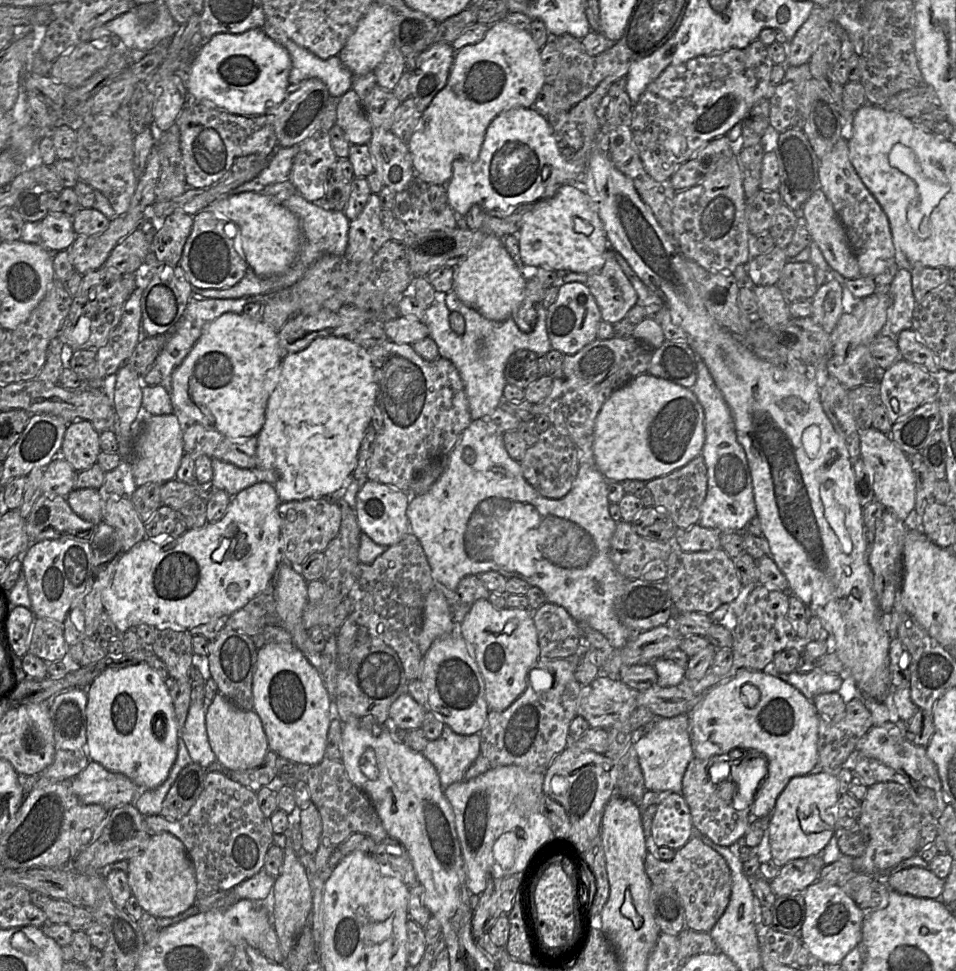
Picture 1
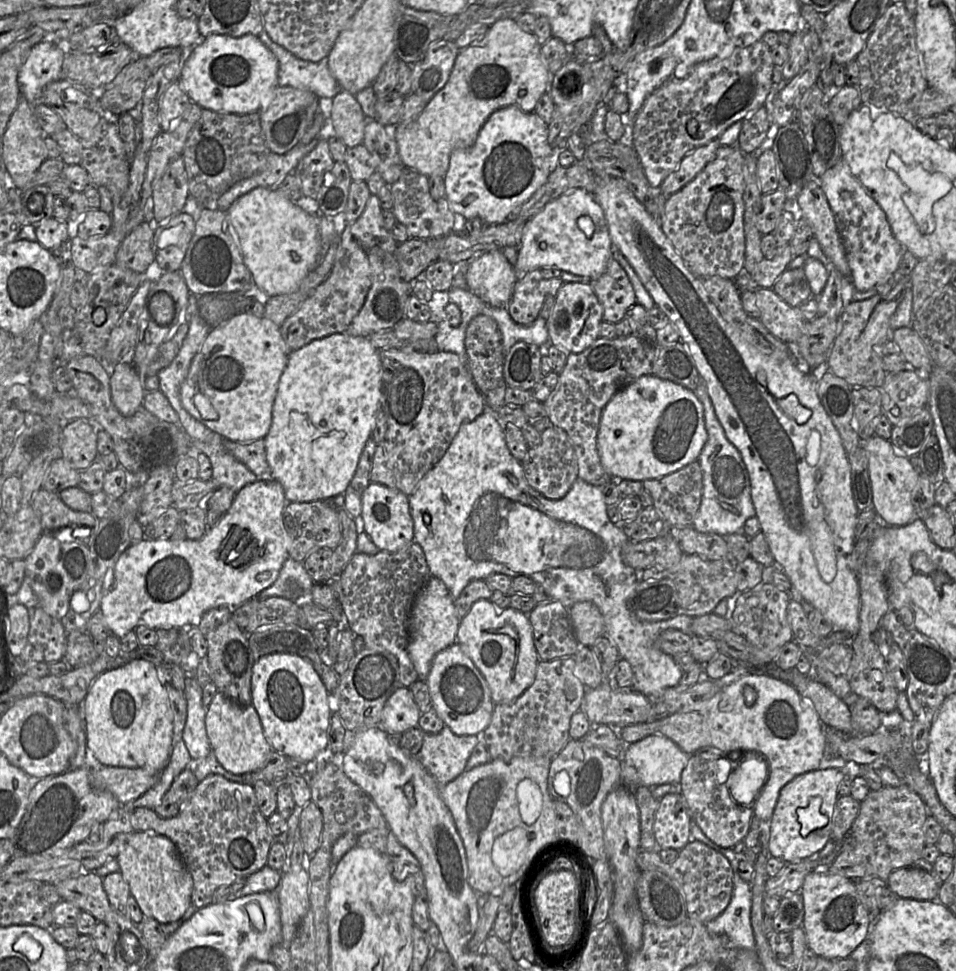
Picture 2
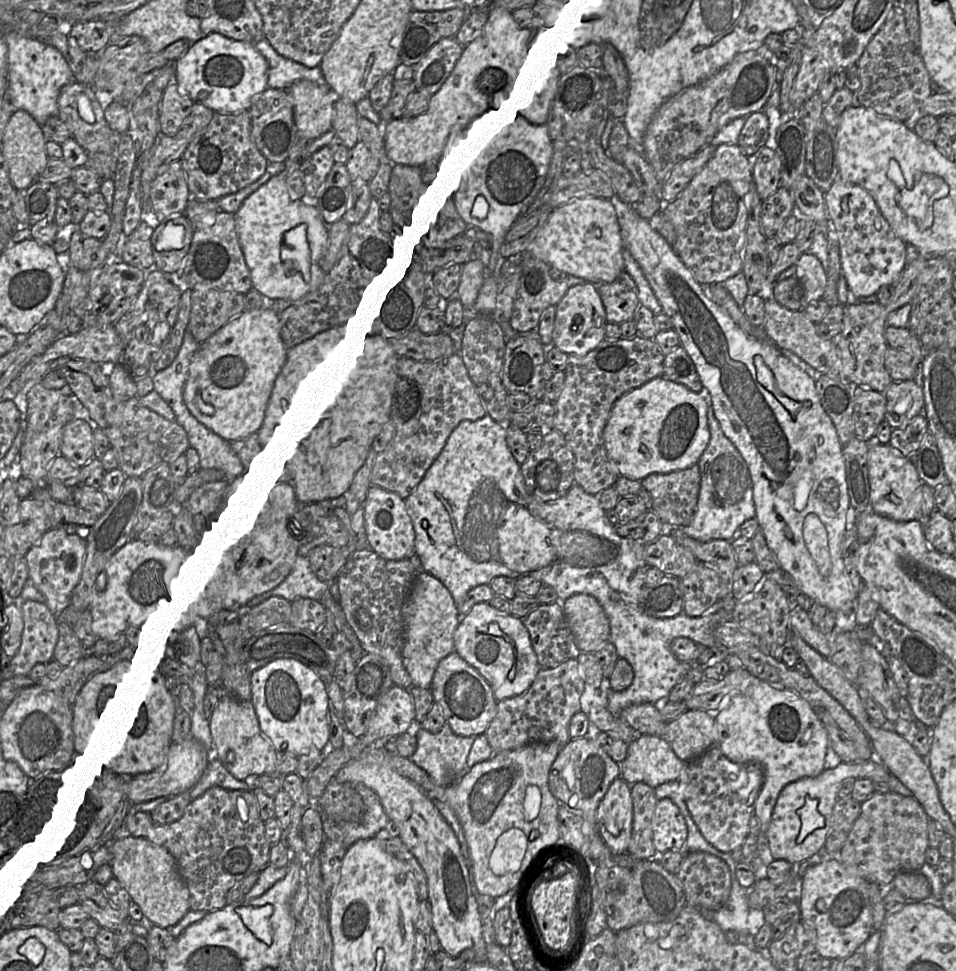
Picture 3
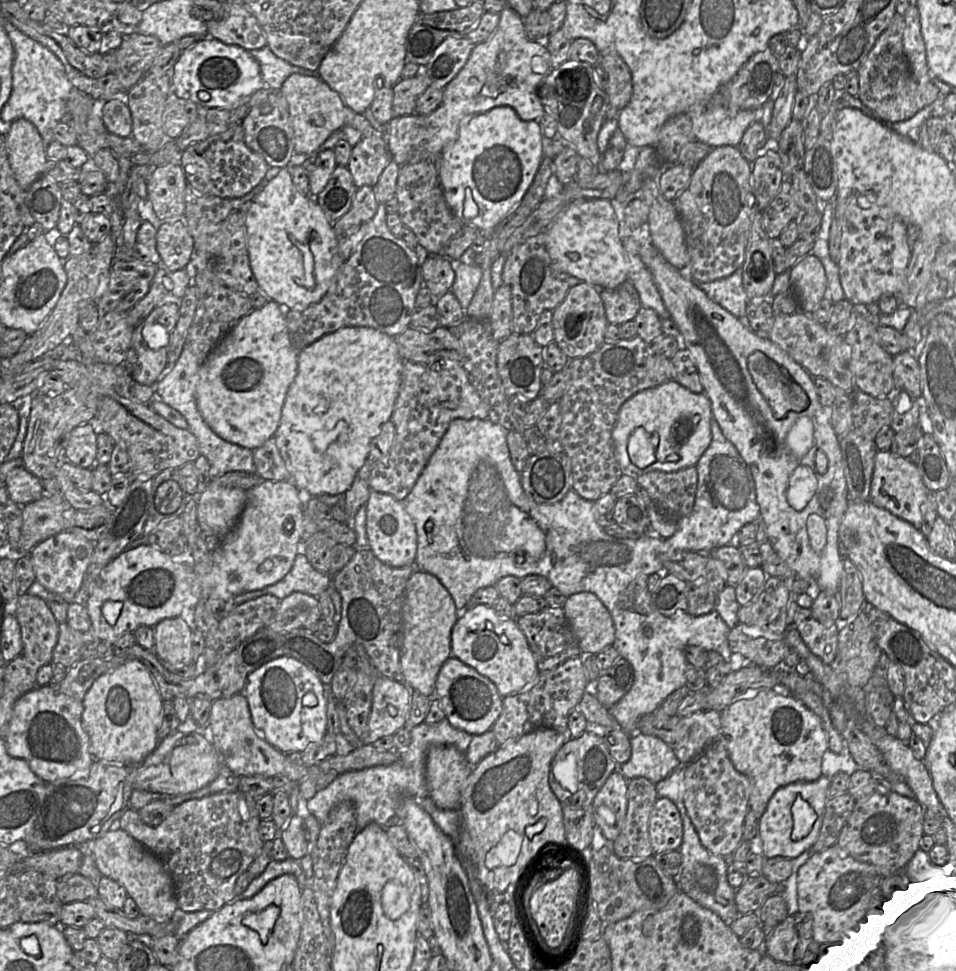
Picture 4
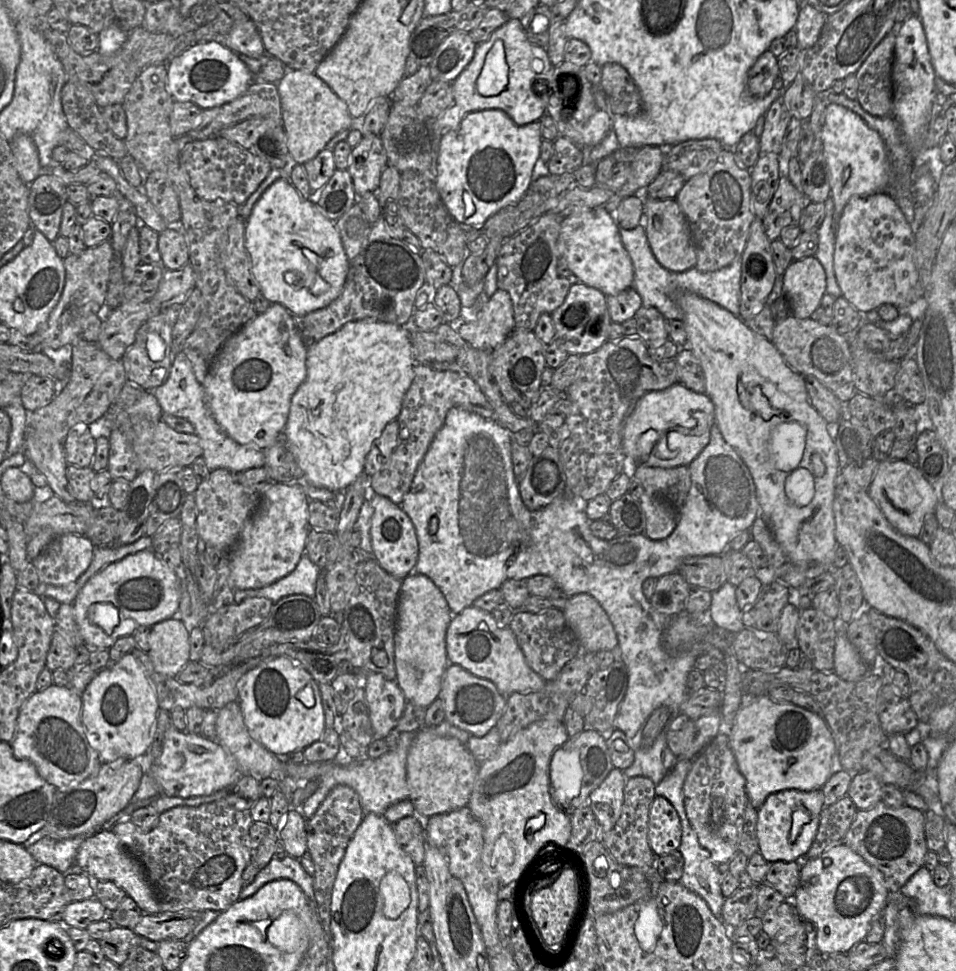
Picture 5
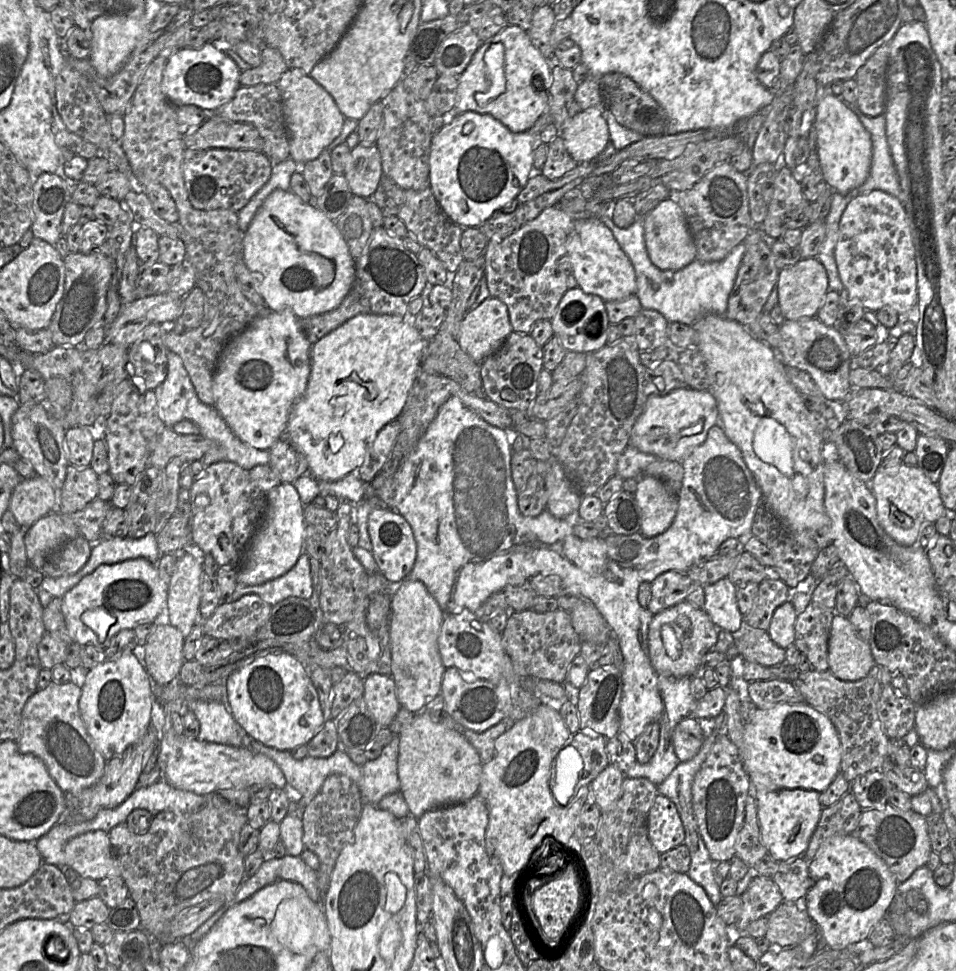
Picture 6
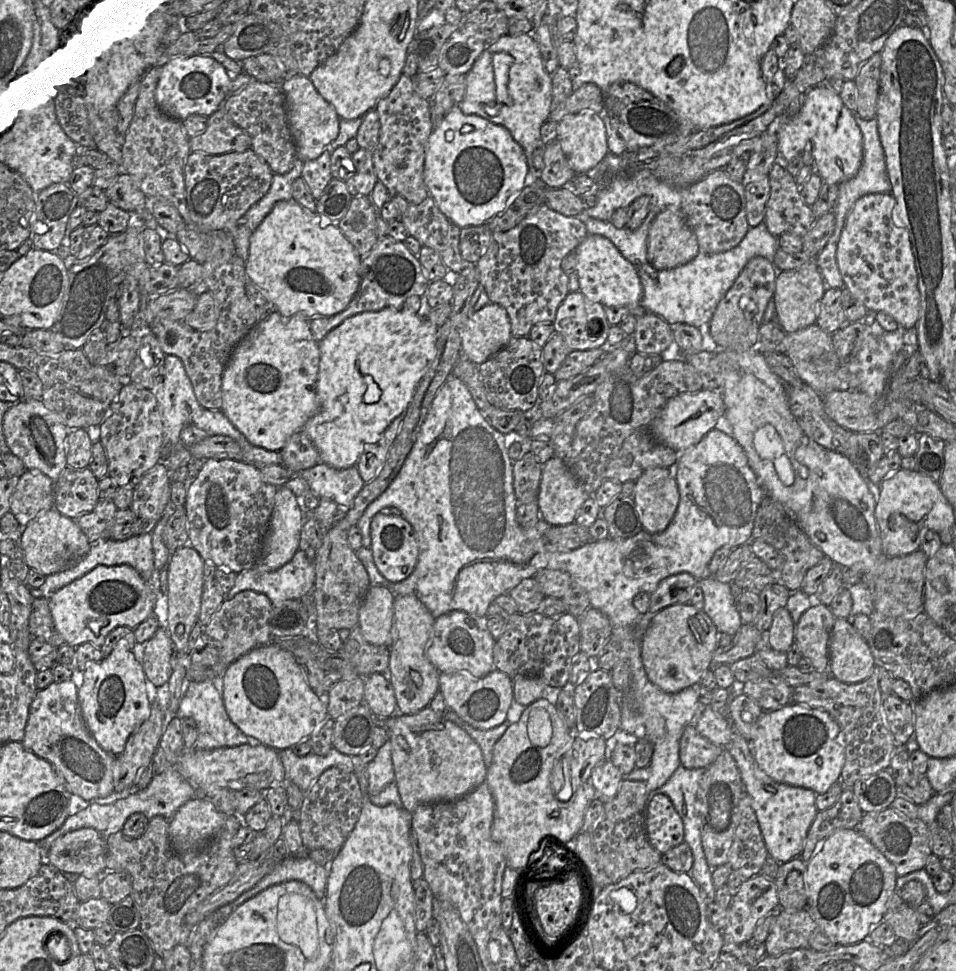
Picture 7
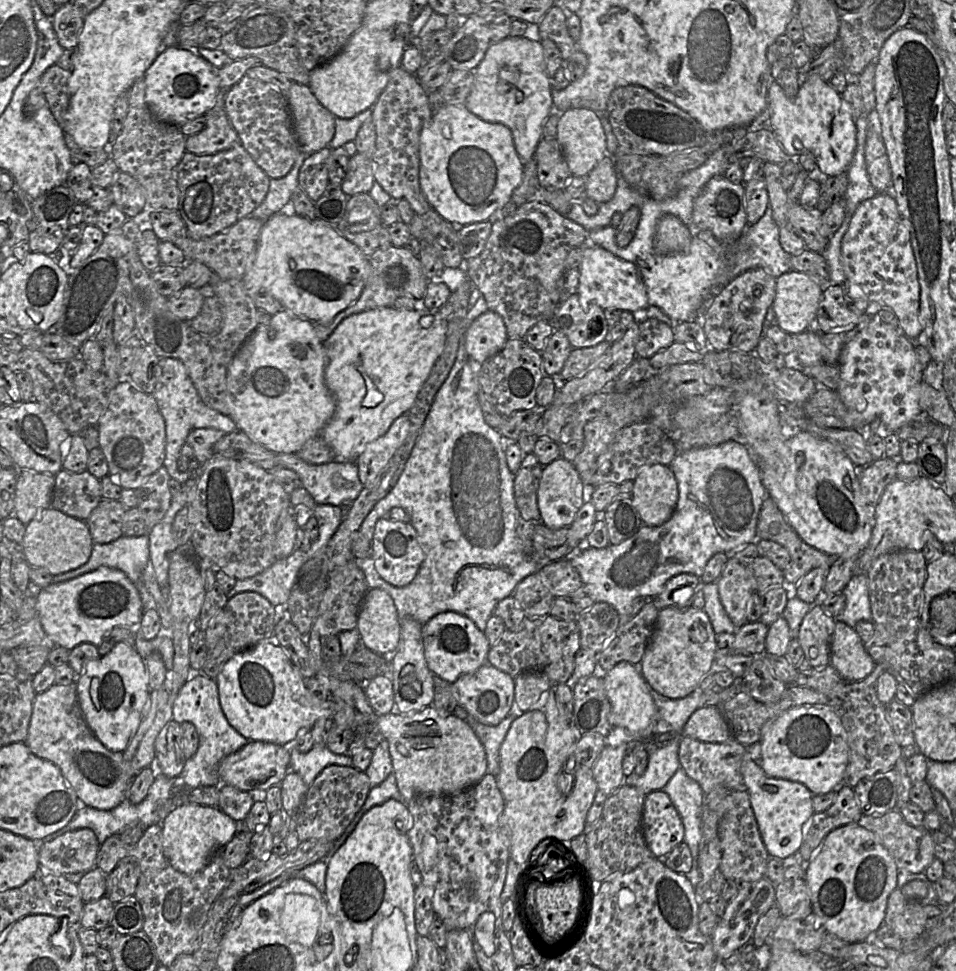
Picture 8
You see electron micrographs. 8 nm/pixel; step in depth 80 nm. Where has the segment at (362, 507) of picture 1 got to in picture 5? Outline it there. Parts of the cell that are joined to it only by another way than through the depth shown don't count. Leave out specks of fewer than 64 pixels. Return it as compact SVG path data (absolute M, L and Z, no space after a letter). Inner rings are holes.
M368 490L367 500L373 507L370 528L373 557L388 574L403 580L414 572L418 560L418 540L413 523L400 505L394 504L388 498Z

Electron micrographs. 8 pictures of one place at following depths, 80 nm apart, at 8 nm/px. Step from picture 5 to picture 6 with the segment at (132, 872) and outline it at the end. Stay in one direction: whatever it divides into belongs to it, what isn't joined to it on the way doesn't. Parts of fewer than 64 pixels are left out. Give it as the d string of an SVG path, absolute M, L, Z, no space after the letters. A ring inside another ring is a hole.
M90 831L70 839L64 848L65 865L80 876L100 881L121 876L109 832Z

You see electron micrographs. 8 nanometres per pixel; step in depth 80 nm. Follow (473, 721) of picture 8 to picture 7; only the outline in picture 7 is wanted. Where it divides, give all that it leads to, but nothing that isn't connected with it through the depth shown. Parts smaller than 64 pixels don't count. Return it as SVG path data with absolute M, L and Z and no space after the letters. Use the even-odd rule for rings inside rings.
M450 710L444 719L462 728L480 747L484 763L489 767L493 758L493 748L496 742L502 737L507 728L511 725L504 721L497 727L481 730L463 721L454 711Z

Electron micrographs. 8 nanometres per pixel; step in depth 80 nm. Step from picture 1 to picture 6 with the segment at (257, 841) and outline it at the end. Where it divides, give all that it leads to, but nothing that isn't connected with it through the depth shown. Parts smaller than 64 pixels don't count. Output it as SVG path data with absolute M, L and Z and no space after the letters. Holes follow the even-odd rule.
M205 805L190 814L164 811L154 816L143 835L132 833L126 822L109 831L121 877L140 916L140 928L149 936L158 923L211 899L231 904L245 880L245 857L238 850L246 815Z

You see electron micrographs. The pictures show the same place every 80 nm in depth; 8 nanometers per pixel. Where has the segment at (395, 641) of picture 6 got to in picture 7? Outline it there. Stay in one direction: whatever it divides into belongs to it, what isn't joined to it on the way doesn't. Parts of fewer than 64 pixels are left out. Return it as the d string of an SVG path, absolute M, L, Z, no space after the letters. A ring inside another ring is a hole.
M415 595L395 597L388 678L394 688L398 711L403 715L413 715L428 707L439 691L440 672L427 657L427 646L432 635L434 622L435 618Z

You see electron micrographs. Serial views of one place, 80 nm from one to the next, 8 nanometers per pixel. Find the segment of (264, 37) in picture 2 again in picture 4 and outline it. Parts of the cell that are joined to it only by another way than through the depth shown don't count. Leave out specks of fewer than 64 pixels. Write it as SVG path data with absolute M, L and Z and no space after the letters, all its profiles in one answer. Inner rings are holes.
M267 45L249 52L259 63L265 86L273 90L280 90L284 81L294 73L318 76L317 70L307 70L276 56Z

